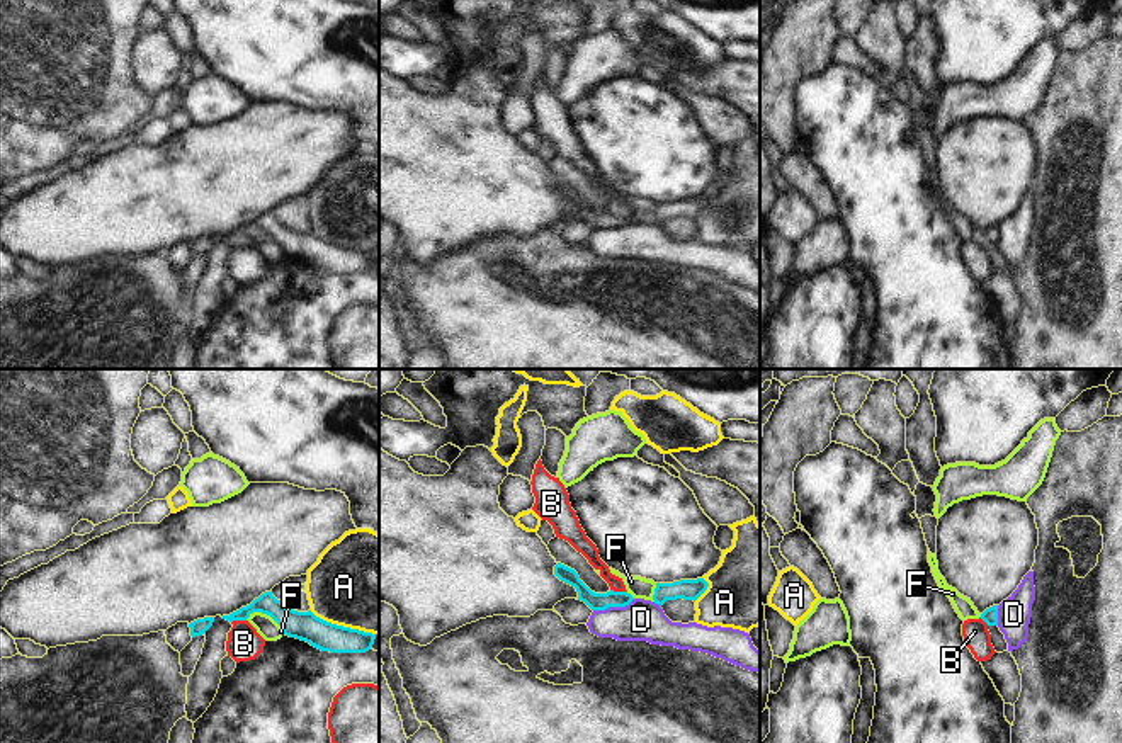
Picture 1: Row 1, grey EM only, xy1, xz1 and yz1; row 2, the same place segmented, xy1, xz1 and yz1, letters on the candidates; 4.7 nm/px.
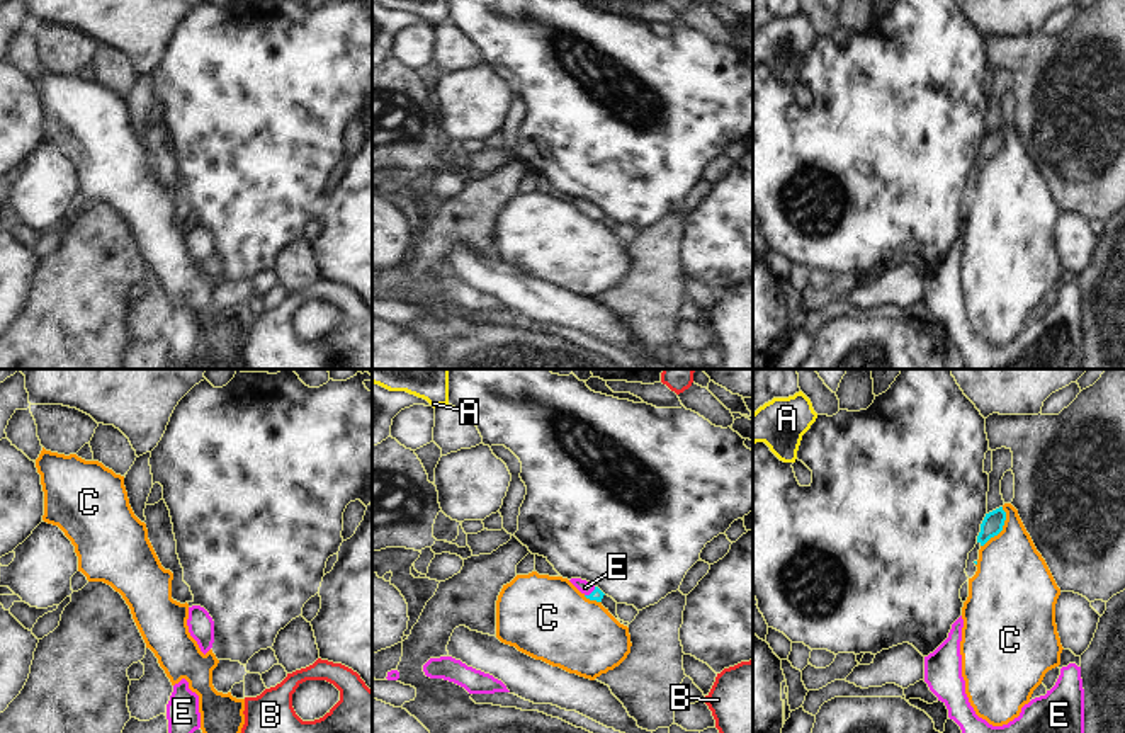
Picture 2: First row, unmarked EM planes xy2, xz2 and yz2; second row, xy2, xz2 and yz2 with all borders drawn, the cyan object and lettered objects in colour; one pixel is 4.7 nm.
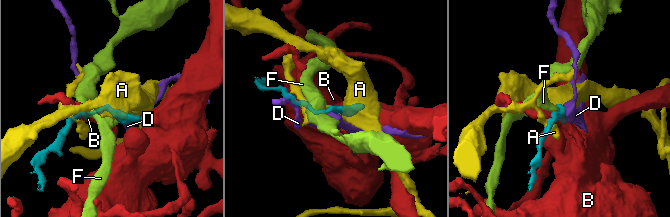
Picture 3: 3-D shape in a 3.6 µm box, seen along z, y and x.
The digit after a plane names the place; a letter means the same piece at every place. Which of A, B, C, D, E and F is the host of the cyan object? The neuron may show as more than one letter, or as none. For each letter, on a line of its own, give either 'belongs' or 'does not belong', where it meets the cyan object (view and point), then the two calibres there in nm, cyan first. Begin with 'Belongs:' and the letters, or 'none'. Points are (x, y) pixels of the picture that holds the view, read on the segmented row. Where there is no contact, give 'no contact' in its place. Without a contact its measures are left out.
Belongs: E
A: does not belong; contact xy1 (342, 626); calibres 140 and 460 nm
B: does not belong; contact xz1 (619, 592); calibres 80 and 80 nm
C: does not belong; contact yz2 (1001, 529); calibres 100 and 360 nm
D: does not belong; contact xz1 (614, 606); calibres 80 and 190 nm
E: belongs; contact xz2 (592, 592); calibres 60 and 70 nm
F: does not belong; contact xy1 (266, 612); calibres 140 and 100 nm

